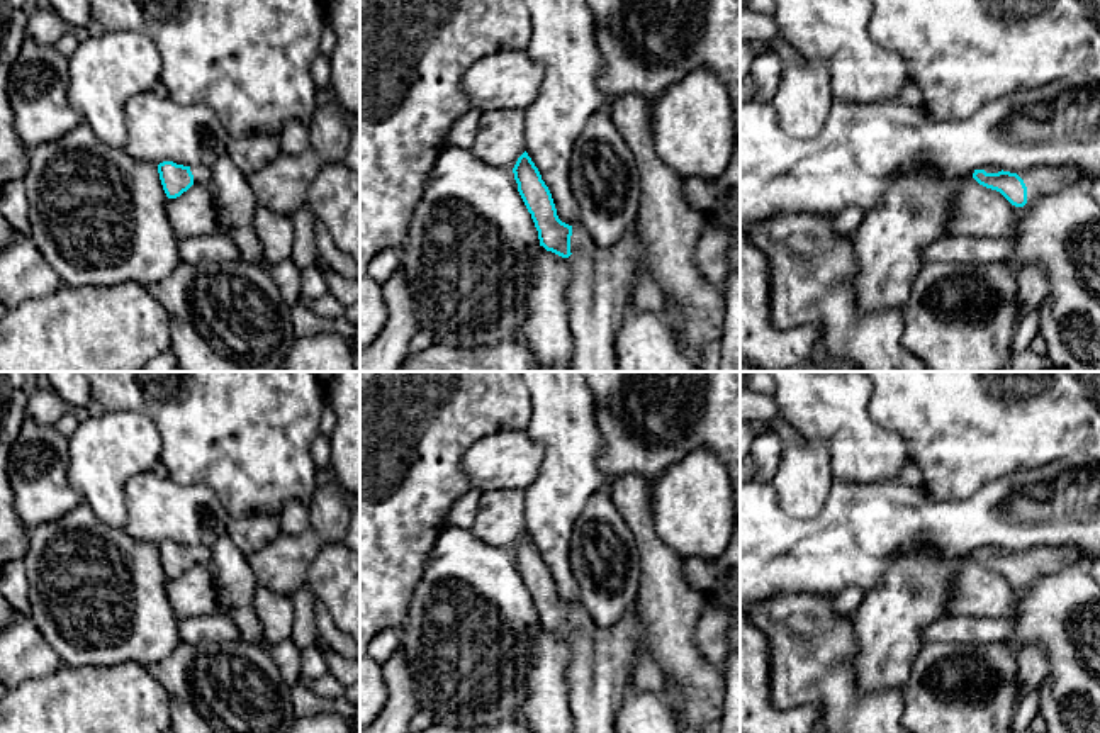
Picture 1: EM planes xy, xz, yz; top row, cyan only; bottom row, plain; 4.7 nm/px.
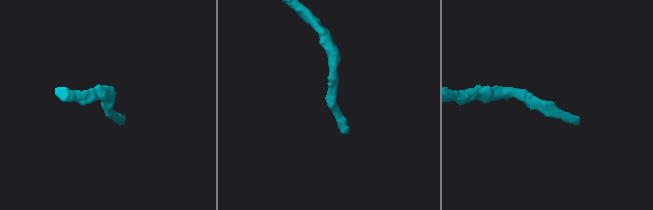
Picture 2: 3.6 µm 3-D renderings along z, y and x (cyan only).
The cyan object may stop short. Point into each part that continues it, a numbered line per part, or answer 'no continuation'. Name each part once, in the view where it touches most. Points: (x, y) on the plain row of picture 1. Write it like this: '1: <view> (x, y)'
1: yz (1044, 560)

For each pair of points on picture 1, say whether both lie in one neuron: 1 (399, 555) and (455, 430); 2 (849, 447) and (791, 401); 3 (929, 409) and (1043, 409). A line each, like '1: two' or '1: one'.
1: one
2: one
3: one

